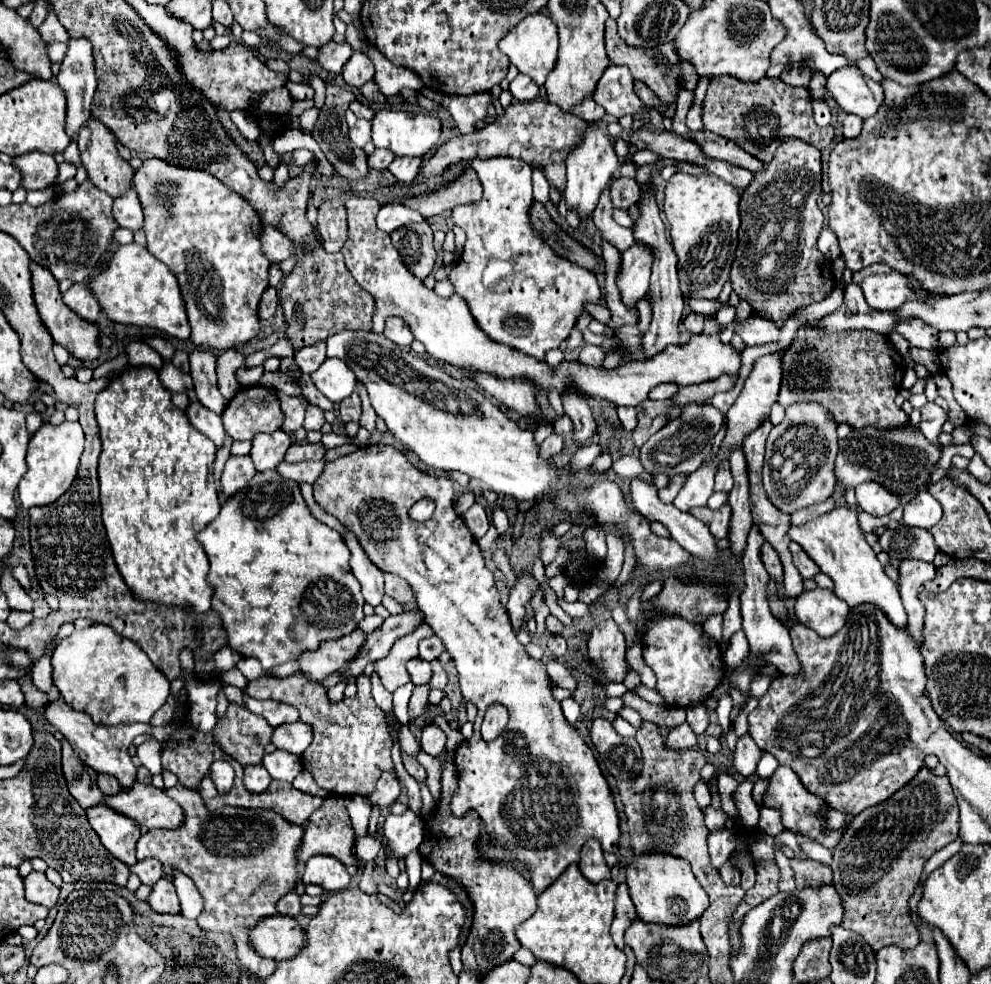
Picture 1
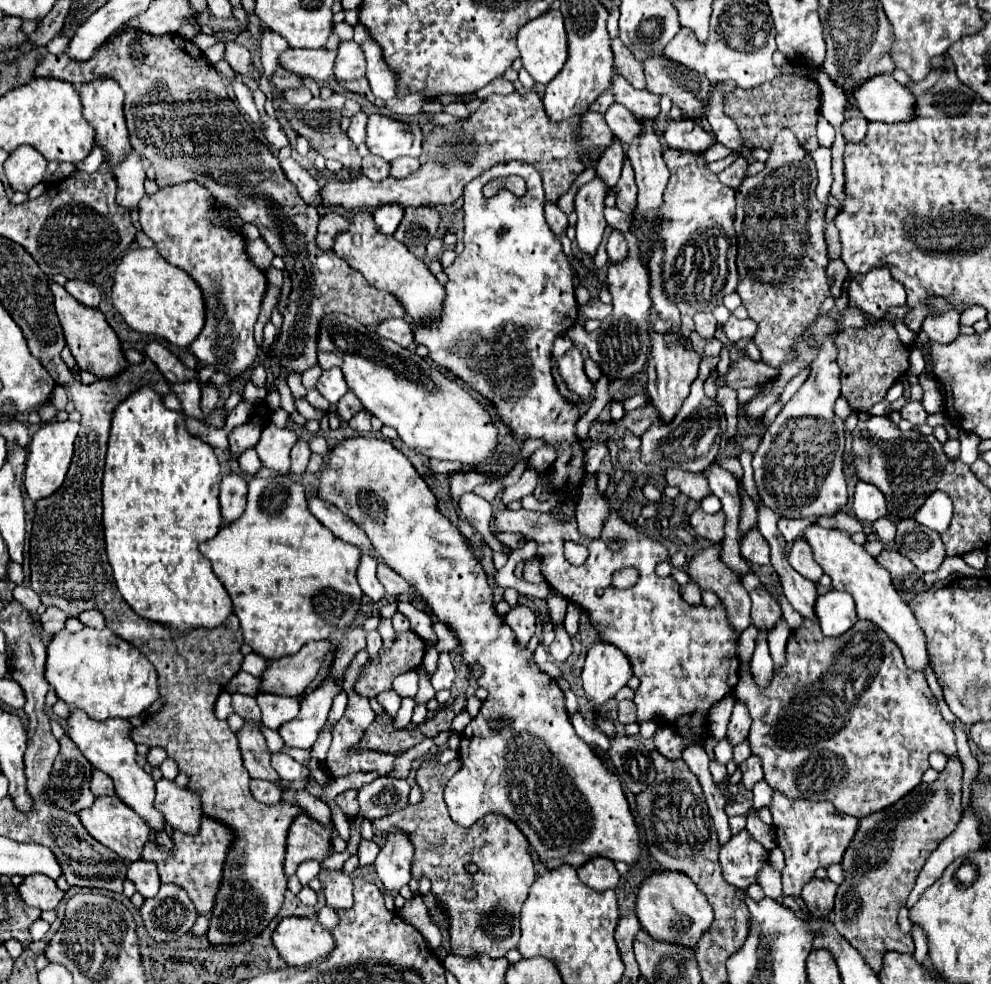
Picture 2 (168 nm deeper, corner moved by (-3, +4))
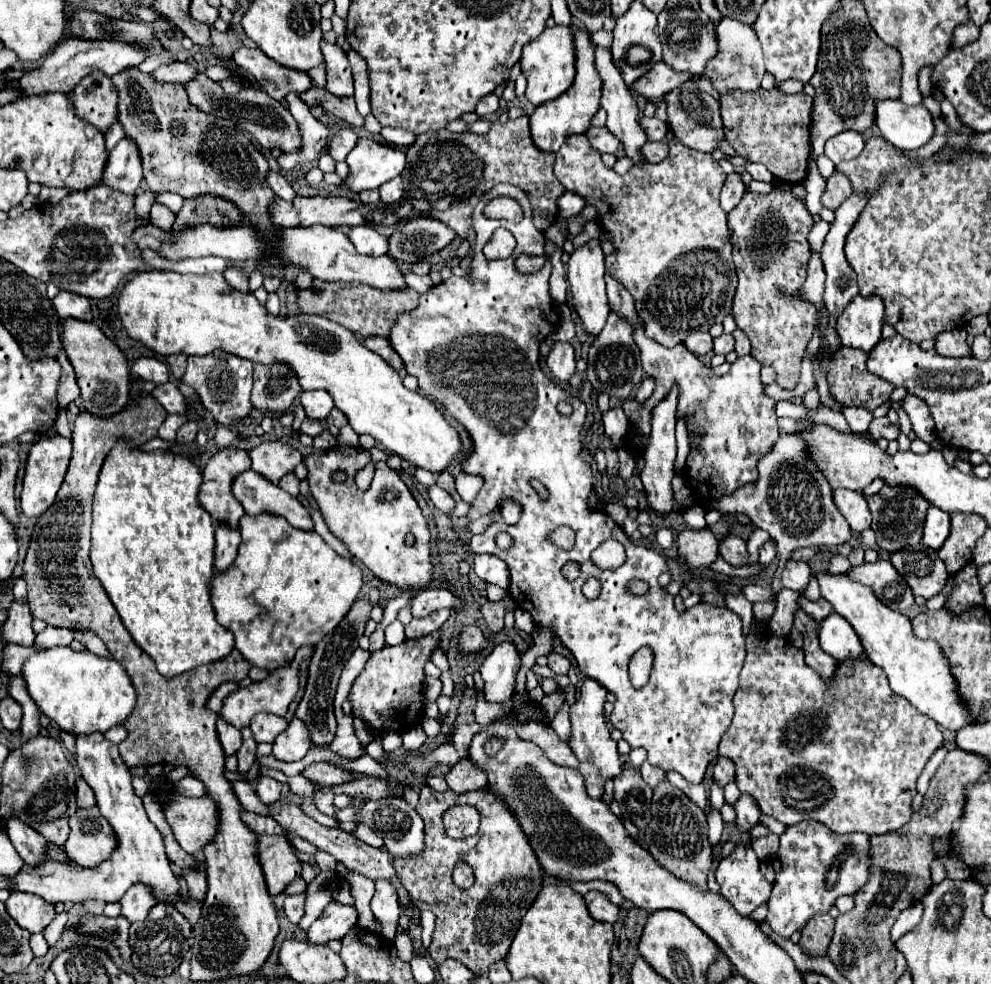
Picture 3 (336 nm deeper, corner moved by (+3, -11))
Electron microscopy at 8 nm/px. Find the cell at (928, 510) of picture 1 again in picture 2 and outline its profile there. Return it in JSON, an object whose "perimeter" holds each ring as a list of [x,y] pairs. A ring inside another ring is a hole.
{"perimeter":[[[940,490],[930,494],[928,500],[924,502],[924,506],[914,516],[916,522],[920,522],[922,526],[936,530],[940,534],[944,530],[948,530],[950,518],[952,518],[952,500],[948,498],[948,494],[940,492]]]}

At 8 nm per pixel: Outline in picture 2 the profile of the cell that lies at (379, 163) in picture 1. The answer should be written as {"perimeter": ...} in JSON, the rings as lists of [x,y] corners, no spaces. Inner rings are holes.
{"perimeter":[[[368,154],[362,160],[362,174],[366,178],[370,178],[372,182],[380,182],[380,180],[384,180],[384,178],[390,176],[390,164],[386,160],[382,160],[380,156]]]}

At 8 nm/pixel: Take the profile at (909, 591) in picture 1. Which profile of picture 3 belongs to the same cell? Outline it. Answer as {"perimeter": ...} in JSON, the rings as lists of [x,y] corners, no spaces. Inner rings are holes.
{"perimeter":[[[878,559],[876,563],[864,563],[860,567],[852,567],[848,569],[848,575],[850,579],[872,587],[878,599],[894,611],[904,613],[914,605],[914,595],[906,579],[902,579],[902,575],[886,559]]]}

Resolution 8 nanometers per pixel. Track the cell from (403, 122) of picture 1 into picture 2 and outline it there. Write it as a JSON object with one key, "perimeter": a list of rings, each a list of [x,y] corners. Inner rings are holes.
{"perimeter":[[[372,114],[366,124],[366,146],[372,154],[392,162],[400,156],[420,156],[422,132],[414,124],[404,124],[388,116]]]}

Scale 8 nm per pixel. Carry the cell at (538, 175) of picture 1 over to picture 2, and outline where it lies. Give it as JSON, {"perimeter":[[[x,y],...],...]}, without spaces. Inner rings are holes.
{"perimeter":[[[546,202],[546,222],[548,222],[550,230],[556,234],[556,238],[560,238],[568,228],[566,214],[552,202]]]}

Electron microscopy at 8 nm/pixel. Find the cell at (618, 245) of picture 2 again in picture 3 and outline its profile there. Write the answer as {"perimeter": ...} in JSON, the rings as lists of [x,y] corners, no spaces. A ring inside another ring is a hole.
{"perimeter":[[[606,273],[606,289],[608,289],[608,301],[618,315],[628,319],[634,325],[634,339],[640,347],[640,359],[646,375],[656,377],[656,389],[654,395],[640,407],[634,399],[628,399],[624,403],[624,411],[630,419],[632,427],[638,433],[638,449],[646,445],[646,431],[650,431],[650,407],[654,403],[662,401],[670,387],[678,383],[680,397],[678,397],[678,417],[686,417],[688,431],[702,431],[702,443],[700,451],[692,451],[688,455],[688,483],[696,489],[694,493],[708,501],[712,497],[722,497],[726,493],[734,493],[744,483],[750,483],[758,477],[756,463],[760,455],[764,455],[778,437],[778,425],[776,425],[776,413],[774,413],[774,401],[764,395],[764,385],[760,381],[760,363],[752,355],[738,357],[730,371],[722,377],[712,375],[712,371],[698,359],[694,353],[690,353],[684,345],[676,345],[672,349],[650,341],[644,331],[642,323],[634,309],[634,299],[630,291],[616,281],[610,273]]]}

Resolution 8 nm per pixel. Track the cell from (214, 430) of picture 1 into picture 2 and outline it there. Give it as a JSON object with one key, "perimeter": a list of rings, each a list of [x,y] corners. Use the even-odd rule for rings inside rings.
{"perimeter":[[[196,378],[186,380],[186,382],[176,382],[172,384],[172,390],[178,396],[184,414],[198,418],[198,420],[206,420],[202,418],[202,412],[200,412],[200,386]]]}

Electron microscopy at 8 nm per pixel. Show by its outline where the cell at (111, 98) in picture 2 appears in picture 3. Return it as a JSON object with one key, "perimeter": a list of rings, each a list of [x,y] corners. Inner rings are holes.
{"perimeter":[[[94,71],[94,75],[88,75],[74,87],[72,101],[76,117],[90,123],[100,133],[106,133],[116,123],[118,91],[110,83],[110,77],[100,71]]]}

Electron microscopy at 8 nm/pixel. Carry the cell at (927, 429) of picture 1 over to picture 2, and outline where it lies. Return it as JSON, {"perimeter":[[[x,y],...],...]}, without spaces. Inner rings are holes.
{"perimeter":[[[906,402],[904,406],[902,406],[902,410],[900,410],[900,416],[904,418],[904,420],[908,420],[908,422],[912,422],[912,424],[924,424],[926,422],[926,412],[924,412],[924,408],[922,408],[922,404],[920,402]]]}

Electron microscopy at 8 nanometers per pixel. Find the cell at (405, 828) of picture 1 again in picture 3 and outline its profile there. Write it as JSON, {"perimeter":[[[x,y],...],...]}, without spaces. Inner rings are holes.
{"perimeter":[[[376,879],[376,893],[370,907],[374,917],[382,923],[382,935],[392,941],[398,933],[396,923],[400,917],[400,899],[396,887],[386,879]]]}

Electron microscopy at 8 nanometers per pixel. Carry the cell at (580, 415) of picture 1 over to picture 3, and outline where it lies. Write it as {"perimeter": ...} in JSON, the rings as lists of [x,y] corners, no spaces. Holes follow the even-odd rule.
{"perimeter":[[[556,341],[550,355],[546,357],[546,363],[554,377],[558,377],[562,383],[570,383],[570,377],[576,373],[576,357],[570,343]]]}

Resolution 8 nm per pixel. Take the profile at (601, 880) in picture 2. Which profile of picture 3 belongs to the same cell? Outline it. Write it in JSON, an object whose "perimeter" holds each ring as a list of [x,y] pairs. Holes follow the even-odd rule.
{"perimeter":[[[588,891],[584,895],[584,901],[588,905],[588,911],[594,919],[598,921],[606,921],[606,923],[614,923],[618,919],[618,907],[610,903],[610,899],[598,891]]]}

